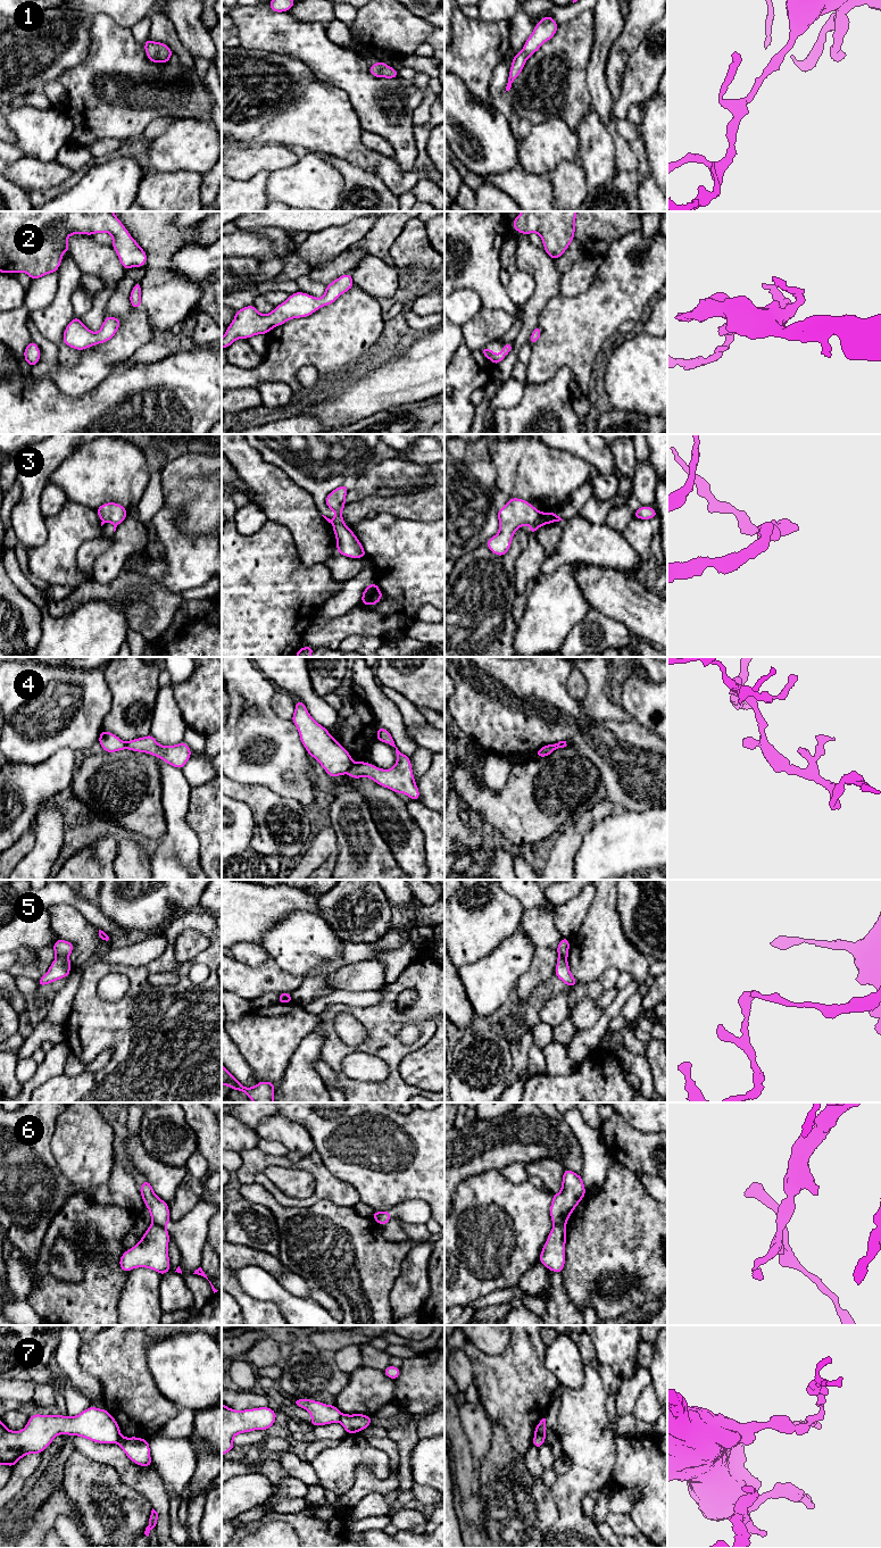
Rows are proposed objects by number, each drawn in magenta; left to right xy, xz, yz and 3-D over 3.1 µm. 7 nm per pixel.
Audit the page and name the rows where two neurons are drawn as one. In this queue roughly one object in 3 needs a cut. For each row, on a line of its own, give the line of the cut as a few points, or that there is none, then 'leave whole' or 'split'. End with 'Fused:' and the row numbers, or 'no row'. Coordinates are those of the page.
1: cut none; leave whole
2: cut none; leave whole
3: cut yz (543, 513), (534, 523), (523, 523); split
4: cut xz (354, 763), (347, 772); split
5: cut xy (57, 955), (67, 957); split
6: cut xy (152, 1222), (165, 1226); split
7: cut yz (545, 1432), (534, 1437); split
Fused: 3, 4, 5, 6, 7

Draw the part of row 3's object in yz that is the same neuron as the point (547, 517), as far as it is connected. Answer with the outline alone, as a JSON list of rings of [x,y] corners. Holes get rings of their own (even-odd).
[[[555,511],[543,513],[542,516],[537,521],[535,524],[530,524],[530,534],[534,534],[537,530],[542,526],[547,525],[549,523],[556,523],[563,521],[559,516],[555,514]]]

